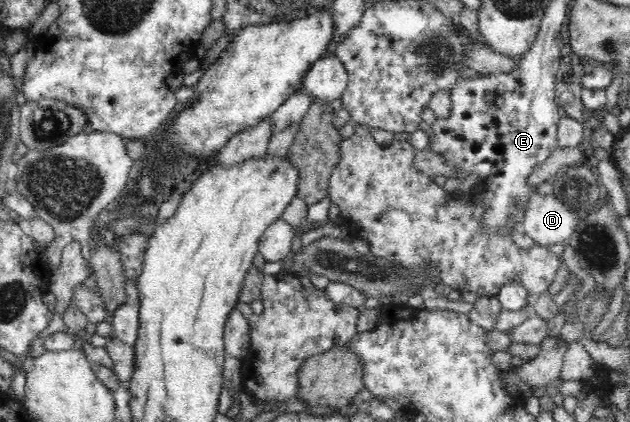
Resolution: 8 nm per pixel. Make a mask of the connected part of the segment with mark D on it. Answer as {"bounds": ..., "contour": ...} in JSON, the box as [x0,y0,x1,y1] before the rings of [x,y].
{"bounds":[519,190,581,246],"contour":[[[533,190],[528,197],[525,208],[525,215],[519,225],[529,237],[535,240],[536,245],[548,246],[568,240],[577,229],[579,221],[581,221],[579,213],[555,194],[549,195],[549,193],[545,193],[543,195],[543,193]]]}

